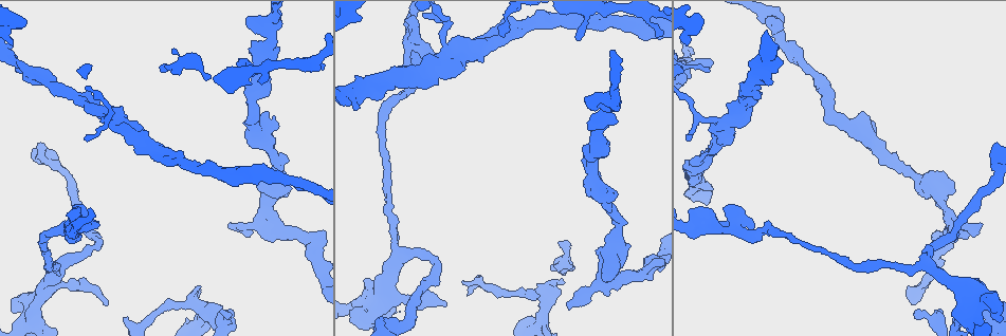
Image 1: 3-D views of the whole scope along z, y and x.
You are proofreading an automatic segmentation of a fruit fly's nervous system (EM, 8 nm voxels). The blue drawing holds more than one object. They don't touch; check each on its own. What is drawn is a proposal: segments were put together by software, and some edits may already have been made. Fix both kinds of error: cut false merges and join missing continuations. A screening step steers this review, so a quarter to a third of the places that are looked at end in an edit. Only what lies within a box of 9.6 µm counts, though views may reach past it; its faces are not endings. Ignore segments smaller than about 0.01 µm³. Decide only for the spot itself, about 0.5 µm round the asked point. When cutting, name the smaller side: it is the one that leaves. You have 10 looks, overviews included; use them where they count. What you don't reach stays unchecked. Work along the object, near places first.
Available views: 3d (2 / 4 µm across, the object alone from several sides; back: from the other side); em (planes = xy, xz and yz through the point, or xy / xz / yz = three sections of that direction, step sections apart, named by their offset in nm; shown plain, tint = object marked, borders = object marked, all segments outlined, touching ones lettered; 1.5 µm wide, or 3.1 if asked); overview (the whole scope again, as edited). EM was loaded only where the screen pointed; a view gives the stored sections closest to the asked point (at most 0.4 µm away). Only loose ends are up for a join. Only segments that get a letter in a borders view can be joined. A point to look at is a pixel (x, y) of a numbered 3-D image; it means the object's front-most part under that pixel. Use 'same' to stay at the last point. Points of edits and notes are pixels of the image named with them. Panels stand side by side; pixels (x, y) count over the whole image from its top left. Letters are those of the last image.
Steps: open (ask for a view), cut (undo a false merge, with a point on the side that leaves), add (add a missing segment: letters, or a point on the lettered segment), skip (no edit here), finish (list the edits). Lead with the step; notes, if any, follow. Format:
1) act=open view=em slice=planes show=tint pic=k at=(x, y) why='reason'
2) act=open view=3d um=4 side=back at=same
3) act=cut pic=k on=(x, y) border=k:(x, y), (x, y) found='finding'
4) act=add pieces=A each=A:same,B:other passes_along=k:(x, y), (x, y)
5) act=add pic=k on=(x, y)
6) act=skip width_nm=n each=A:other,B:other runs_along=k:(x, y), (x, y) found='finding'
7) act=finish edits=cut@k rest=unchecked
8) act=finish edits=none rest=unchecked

act=open view=em slice=planes show=borders pic=1 at=(538, 294) why='branch stops here'

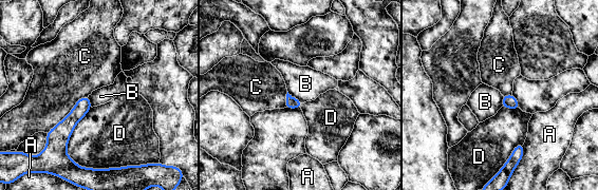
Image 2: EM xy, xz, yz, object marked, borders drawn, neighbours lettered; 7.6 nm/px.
act=skip each=A:other,B:other,C:other,D:other border=2:(287, 91), (302, 102) found='none of them fits'

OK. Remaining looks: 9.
act=open view=em slice=planes show=plain pic=1 at=(230, 224) why='an open end'

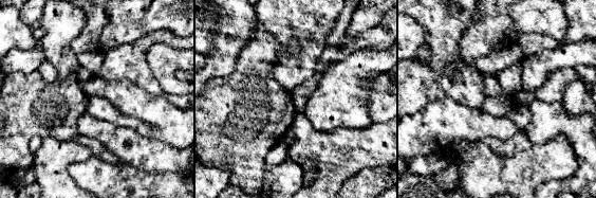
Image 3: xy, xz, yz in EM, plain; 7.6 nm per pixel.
act=open view=em slice=planes show=borders at=same

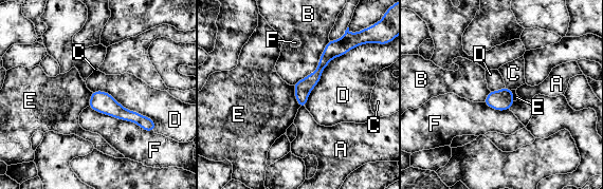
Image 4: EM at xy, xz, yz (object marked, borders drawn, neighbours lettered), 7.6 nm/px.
act=skip each=A:other,B:other,C:other,D:other,E:other,F:other runs_along=4:(339, 44), (303, 89), (302, 105) found='none of them fits'

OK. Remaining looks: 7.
act=open view=3d um=4 side=back pic=1 at=(369, 323) why='closes a loop'

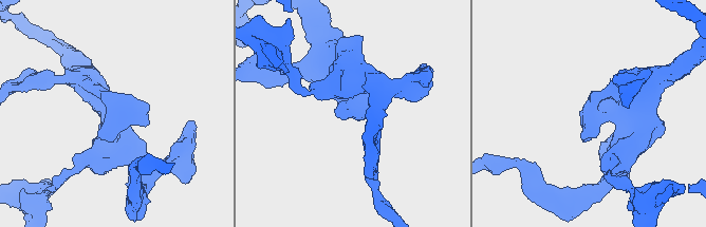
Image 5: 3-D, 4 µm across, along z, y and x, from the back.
act=open view=em slice=xy step=4 show=tint pic=5 at=(118, 106) why='need the tissue'

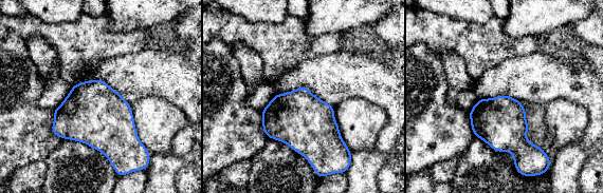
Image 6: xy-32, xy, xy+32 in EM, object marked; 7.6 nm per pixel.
act=open view=em slice=yz step=8 show=borders at=same

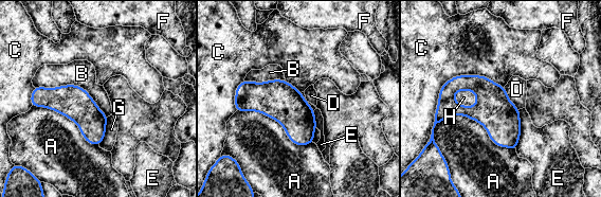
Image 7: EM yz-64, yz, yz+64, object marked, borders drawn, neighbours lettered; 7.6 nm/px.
act=skip each=A:other,B:other,C:other,D:other,E:other,F:other,G:other,H:other border=7:(504, 87), (508, 99), (518, 109) found='continuous, no second cell'

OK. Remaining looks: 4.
act=open view=3d um=4 pic=1 at=(992, 146)

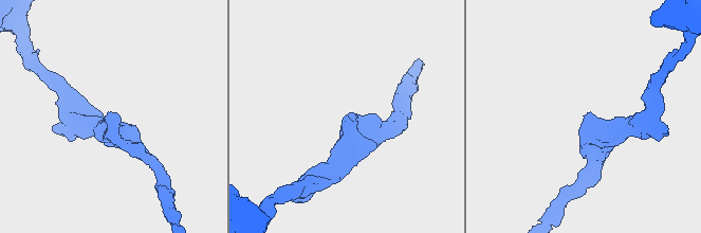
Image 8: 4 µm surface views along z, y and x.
act=open view=em slice=planes show=borders pic=8 at=(588, 113) why='now the EM'

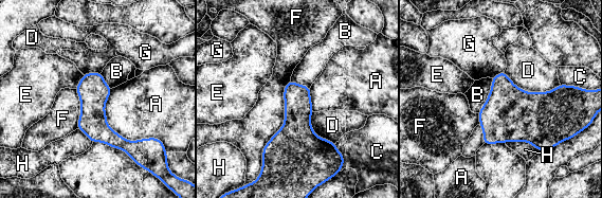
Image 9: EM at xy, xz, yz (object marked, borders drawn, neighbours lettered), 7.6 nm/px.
act=skip each=A:other,B:other,C:other,D:other,E:other,F:other,G:other,H:other border=9:(101, 71), (83, 74) found='no lettered segment goes on from it'

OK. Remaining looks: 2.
act=finish edits=none rest=unchecked

